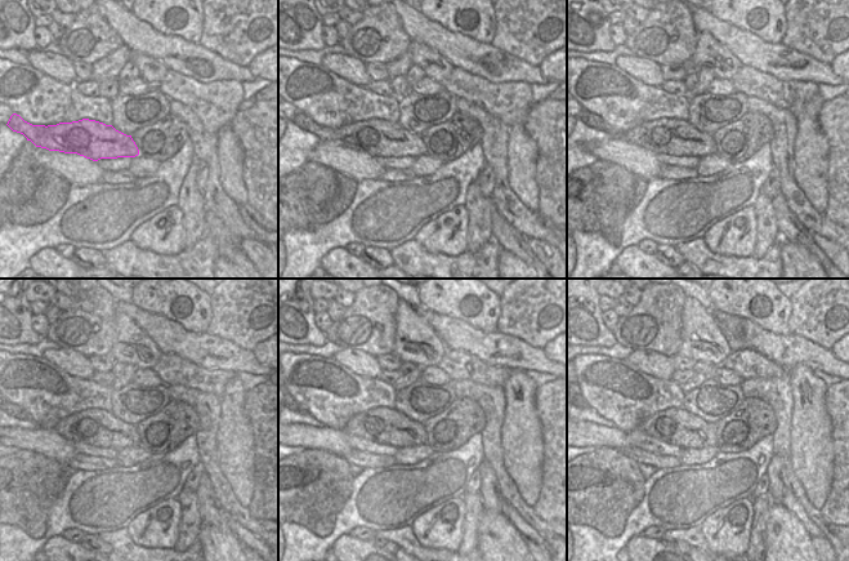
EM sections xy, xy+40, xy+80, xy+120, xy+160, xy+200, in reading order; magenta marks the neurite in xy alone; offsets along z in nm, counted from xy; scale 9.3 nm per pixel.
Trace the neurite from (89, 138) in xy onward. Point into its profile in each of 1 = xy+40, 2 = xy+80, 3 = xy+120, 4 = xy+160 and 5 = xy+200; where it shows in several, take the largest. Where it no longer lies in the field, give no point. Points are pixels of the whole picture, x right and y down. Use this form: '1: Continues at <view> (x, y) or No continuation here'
1: Continues at xy+40 (380, 138)
2: Continues at xy+80 (667, 136)
3: Continues at xy+120 (97, 427)
4: Continues at xy+160 (383, 426)
5: Continues at xy+200 (678, 427)

